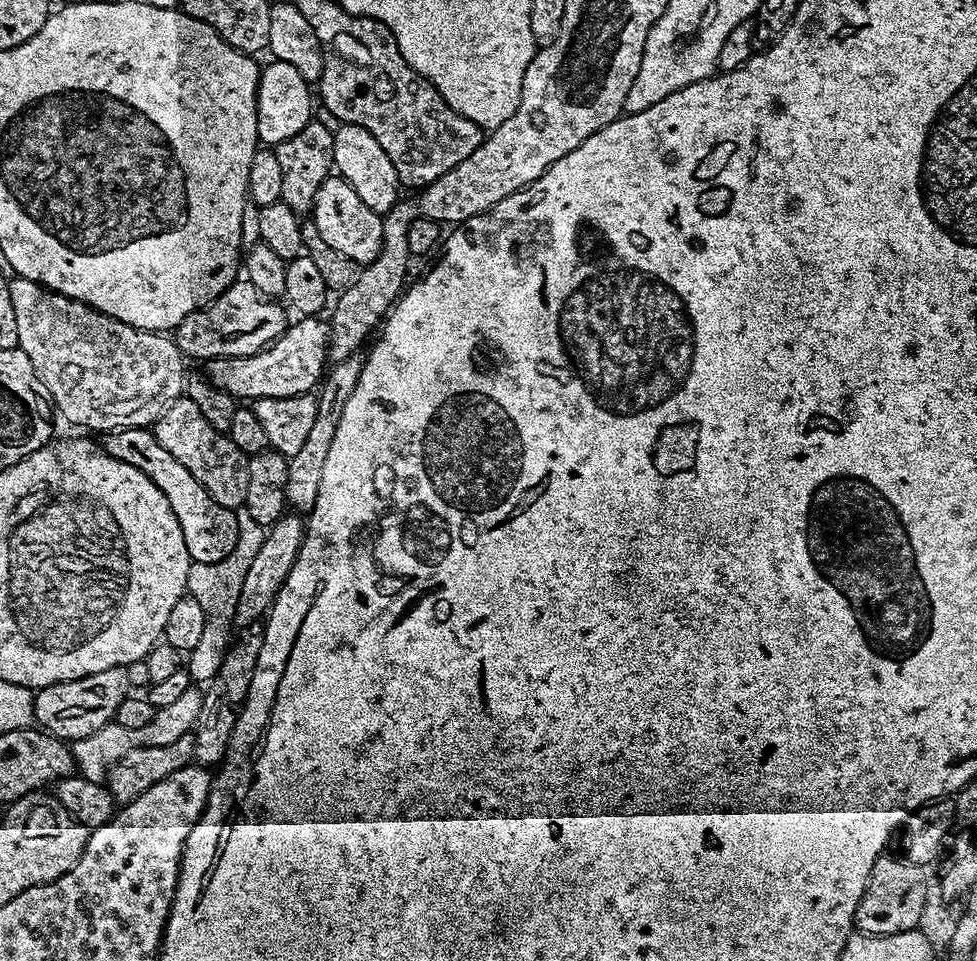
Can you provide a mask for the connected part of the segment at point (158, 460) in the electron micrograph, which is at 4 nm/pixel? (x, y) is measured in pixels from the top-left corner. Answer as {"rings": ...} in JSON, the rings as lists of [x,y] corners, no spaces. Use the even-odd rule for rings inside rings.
{"rings":[[[117,428],[103,437],[102,447],[110,458],[118,458],[118,462],[126,462],[126,466],[134,466],[134,470],[142,470],[162,494],[170,502],[170,510],[174,510],[174,518],[178,518],[178,526],[182,526],[182,538],[186,538],[186,550],[190,558],[197,564],[218,562],[234,550],[234,542],[238,542],[238,518],[235,511],[210,498],[208,491],[158,442],[155,431],[148,428]]]}

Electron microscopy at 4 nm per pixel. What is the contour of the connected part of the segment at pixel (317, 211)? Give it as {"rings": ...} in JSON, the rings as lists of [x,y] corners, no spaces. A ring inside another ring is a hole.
{"rings":[[[338,174],[328,176],[326,182],[318,186],[310,216],[315,220],[318,234],[322,234],[326,246],[346,254],[346,258],[353,260],[356,265],[363,266],[378,258],[384,225],[381,213],[370,210],[370,206],[366,206],[366,202],[358,198],[354,186],[350,186],[350,182],[346,182]]]}

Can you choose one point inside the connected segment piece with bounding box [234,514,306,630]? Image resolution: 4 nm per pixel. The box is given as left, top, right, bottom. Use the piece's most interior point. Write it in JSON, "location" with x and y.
{"location":[282,540]}

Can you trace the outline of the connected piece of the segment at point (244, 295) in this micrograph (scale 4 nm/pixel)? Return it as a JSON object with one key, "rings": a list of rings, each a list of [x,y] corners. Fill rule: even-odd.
{"rings":[[[237,278],[221,296],[215,296],[203,308],[196,309],[174,329],[176,345],[185,357],[193,356],[201,362],[207,362],[219,356],[245,356],[261,352],[262,349],[274,343],[290,323],[290,317],[284,313],[285,305],[281,304],[275,299],[262,295],[247,278]]]}

